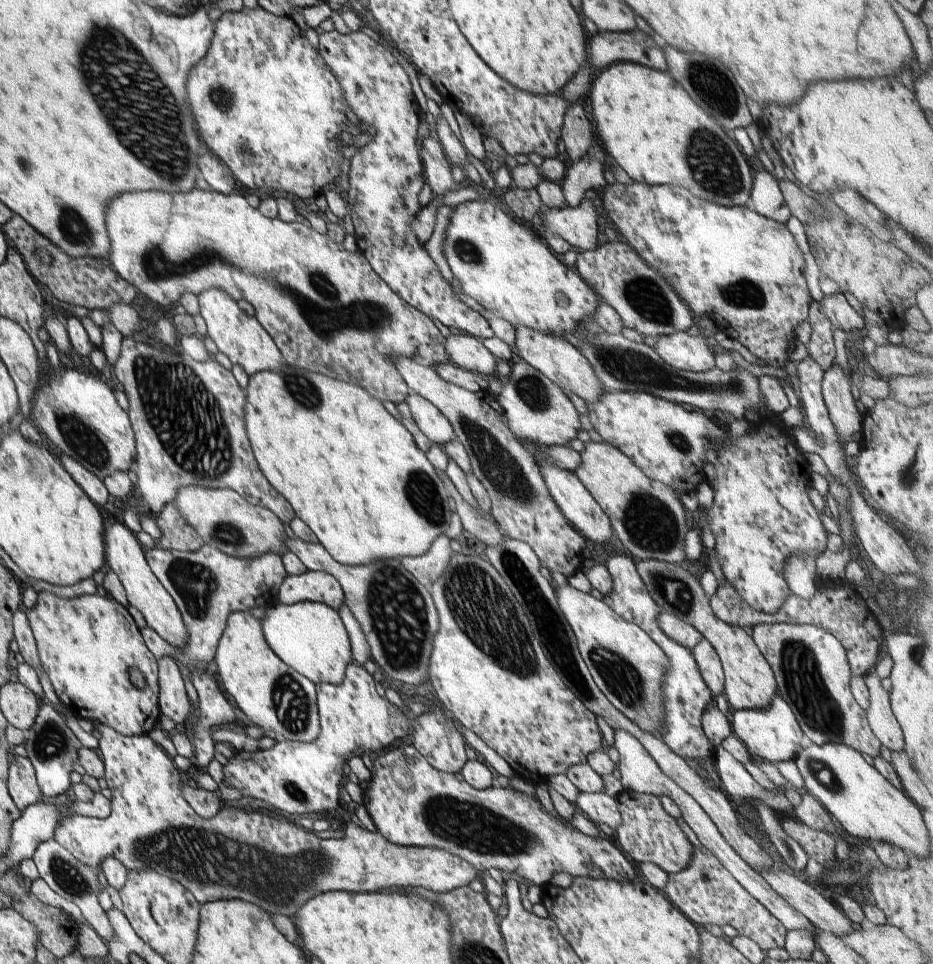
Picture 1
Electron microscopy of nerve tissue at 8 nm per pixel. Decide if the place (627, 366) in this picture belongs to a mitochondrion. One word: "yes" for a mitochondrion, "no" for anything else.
yes

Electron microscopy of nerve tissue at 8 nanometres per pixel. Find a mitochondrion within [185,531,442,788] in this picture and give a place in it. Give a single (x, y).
(396, 609)

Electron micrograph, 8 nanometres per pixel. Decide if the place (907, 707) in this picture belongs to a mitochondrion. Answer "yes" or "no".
no

